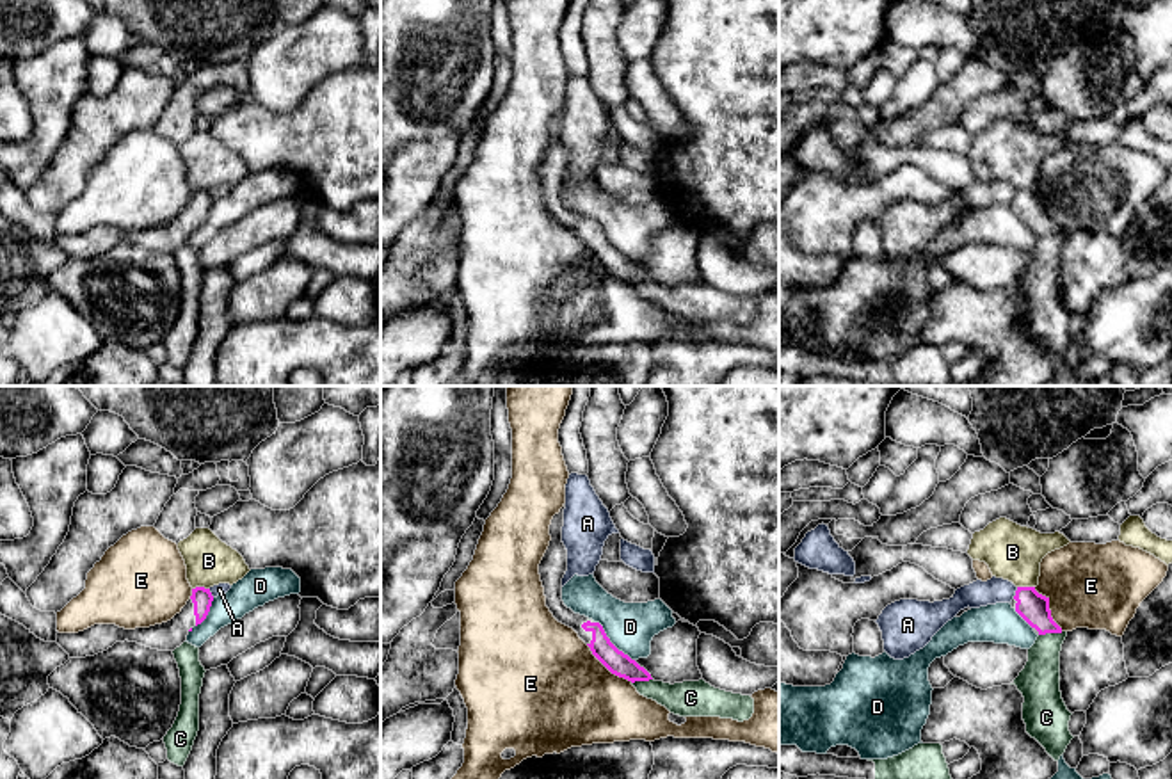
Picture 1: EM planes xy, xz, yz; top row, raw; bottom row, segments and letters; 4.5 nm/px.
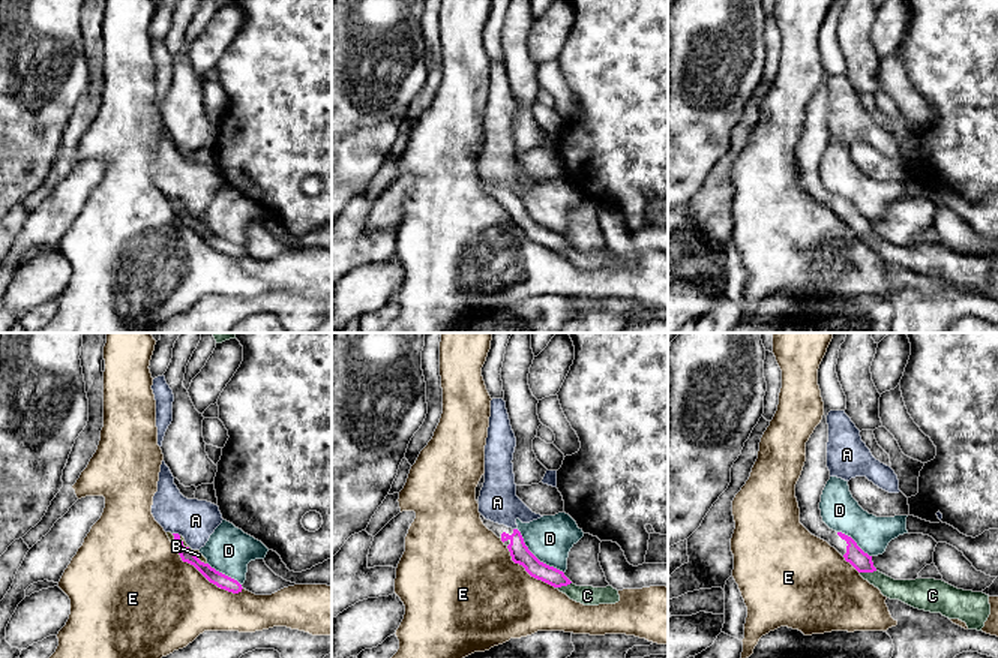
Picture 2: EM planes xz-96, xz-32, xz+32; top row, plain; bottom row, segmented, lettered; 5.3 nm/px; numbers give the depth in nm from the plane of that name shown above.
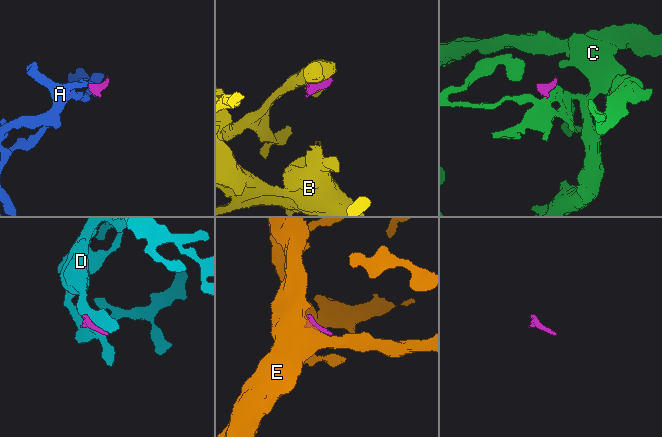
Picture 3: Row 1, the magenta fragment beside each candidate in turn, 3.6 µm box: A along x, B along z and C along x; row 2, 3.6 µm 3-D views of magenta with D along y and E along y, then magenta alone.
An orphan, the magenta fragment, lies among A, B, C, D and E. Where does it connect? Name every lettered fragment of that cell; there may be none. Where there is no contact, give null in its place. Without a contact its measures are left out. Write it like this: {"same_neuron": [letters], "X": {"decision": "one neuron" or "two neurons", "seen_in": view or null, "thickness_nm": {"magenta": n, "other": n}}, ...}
{"same_neuron": [], "A": {"decision": "two neurons", "seen_in": "yz", "thickness_nm": {"magenta": 140, "other": 120}}, "B": {"decision": "two neurons", "seen_in": "xy", "thickness_nm": {"magenta": 90, "other": 220}}, "C": {"decision": "two neurons", "seen_in": "yz", "thickness_nm": {"magenta": 140, "other": 190}}, "D": {"decision": "two neurons", "seen_in": "xz", "thickness_nm": {"magenta": 110, "other": 220}}, "E": {"decision": "two neurons", "seen_in": "xz", "thickness_nm": {"magenta": 110, "other": 480}}}

